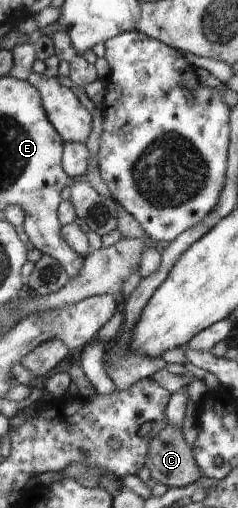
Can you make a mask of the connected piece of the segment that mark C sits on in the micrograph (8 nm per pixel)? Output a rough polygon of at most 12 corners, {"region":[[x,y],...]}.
{"region":[[167,421],[145,466],[168,489],[203,476],[181,428]]}

